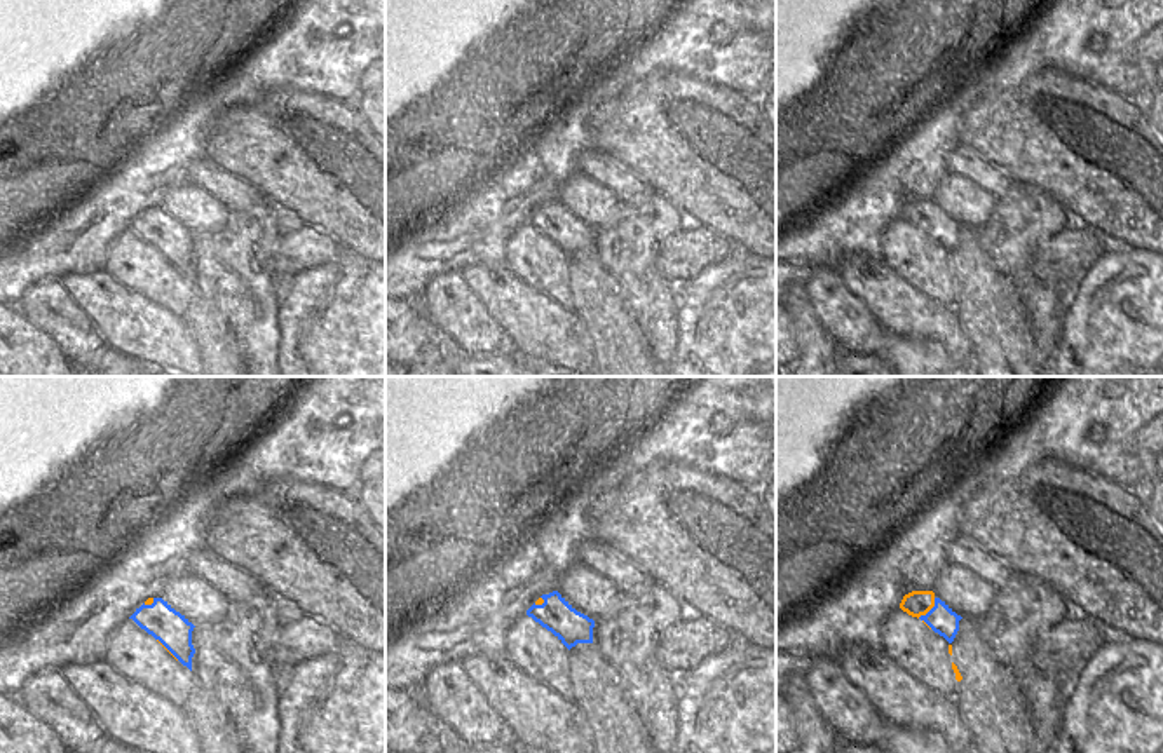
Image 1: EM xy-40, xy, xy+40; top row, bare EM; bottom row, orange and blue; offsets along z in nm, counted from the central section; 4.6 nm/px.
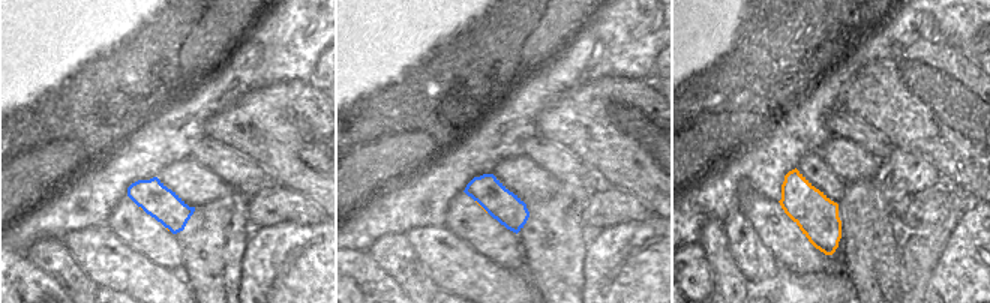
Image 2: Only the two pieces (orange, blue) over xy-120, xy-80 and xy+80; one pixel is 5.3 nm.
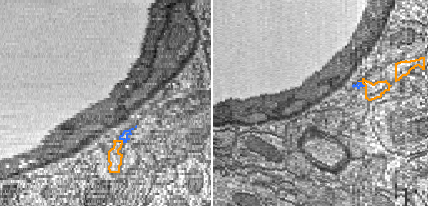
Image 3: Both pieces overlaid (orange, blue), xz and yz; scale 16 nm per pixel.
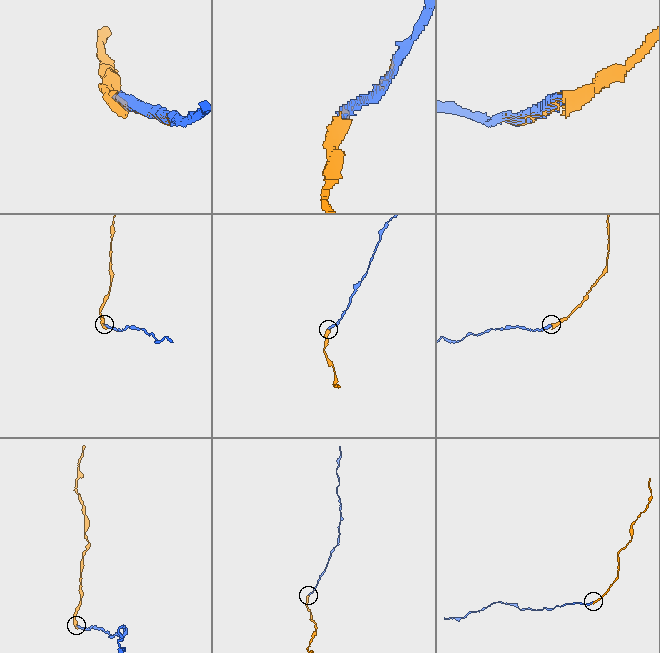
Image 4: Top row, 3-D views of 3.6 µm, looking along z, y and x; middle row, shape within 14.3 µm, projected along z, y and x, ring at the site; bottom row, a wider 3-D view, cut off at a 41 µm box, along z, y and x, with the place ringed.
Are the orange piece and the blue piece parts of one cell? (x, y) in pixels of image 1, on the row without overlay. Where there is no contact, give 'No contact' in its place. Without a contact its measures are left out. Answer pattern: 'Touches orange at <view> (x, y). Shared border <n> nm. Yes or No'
Touches orange at xy+40 (928, 220). Shared border 130 nm. No

